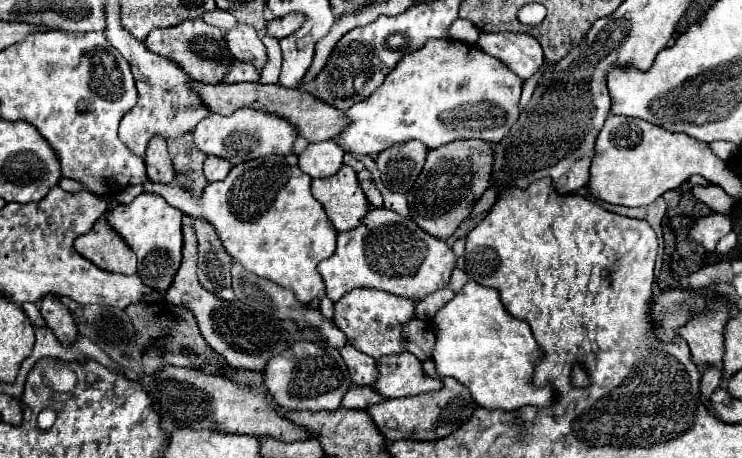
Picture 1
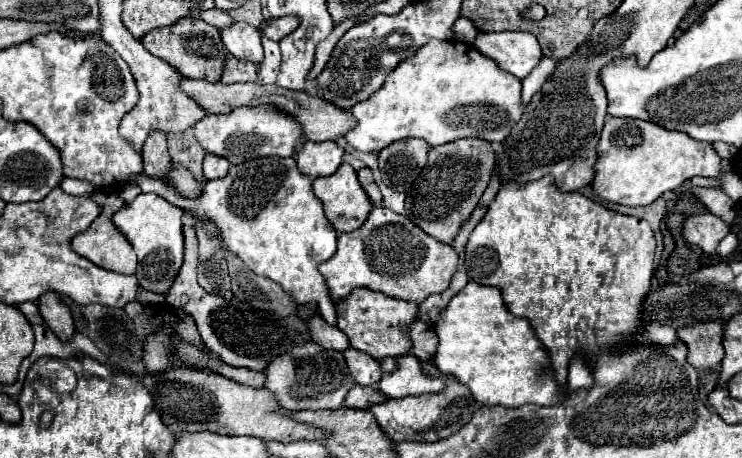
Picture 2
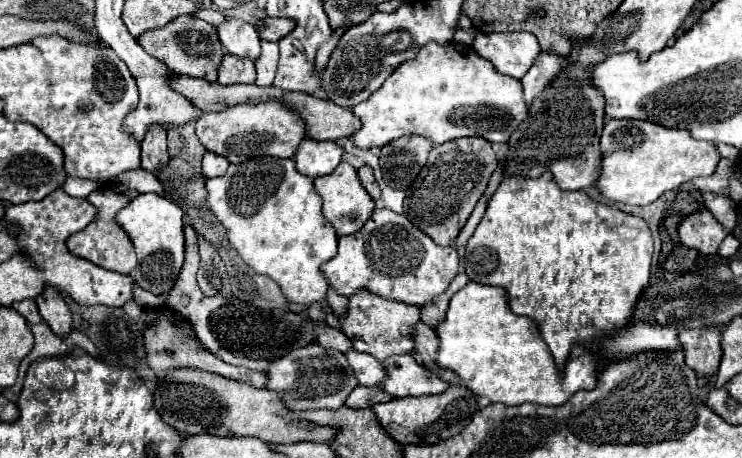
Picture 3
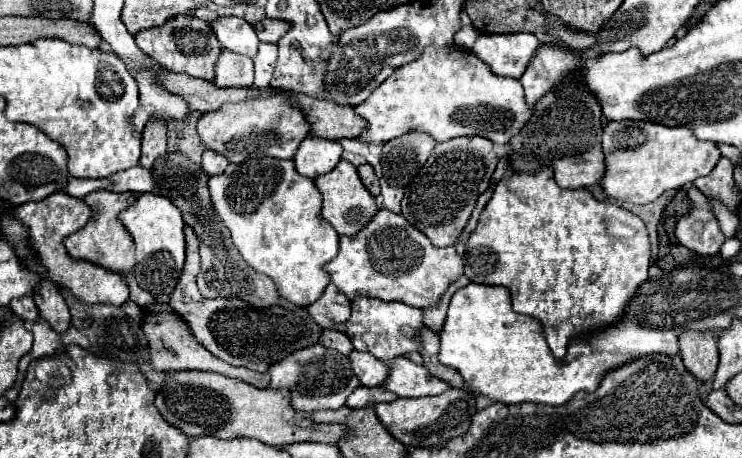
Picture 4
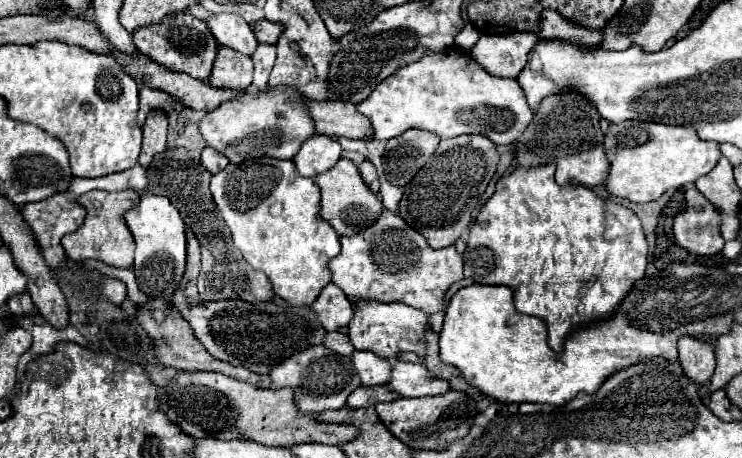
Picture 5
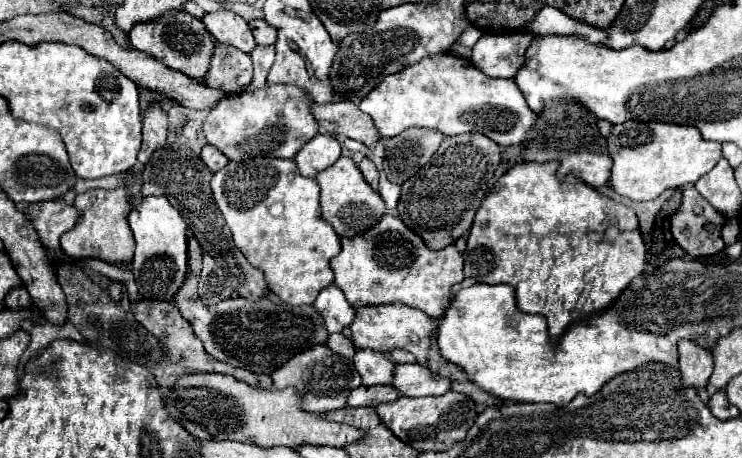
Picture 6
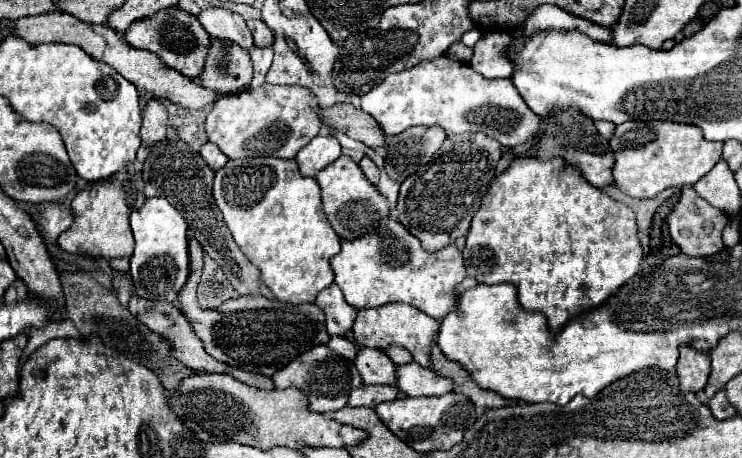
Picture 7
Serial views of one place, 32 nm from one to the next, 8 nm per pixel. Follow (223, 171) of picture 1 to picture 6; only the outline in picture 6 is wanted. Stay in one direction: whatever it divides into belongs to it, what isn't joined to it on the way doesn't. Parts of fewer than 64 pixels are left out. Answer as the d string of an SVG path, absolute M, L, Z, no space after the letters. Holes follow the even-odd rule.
M206 144L206 146L202 148L200 158L204 160L204 164L206 164L212 172L218 172L220 168L224 168L224 166L228 164L228 158L226 158L216 146L212 146L212 144Z

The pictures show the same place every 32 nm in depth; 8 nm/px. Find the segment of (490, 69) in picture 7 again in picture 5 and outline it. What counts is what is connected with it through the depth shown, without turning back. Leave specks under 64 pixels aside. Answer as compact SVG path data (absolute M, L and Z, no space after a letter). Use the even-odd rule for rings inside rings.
M510 32L510 34L482 34L470 50L490 76L516 78L528 60L528 52L536 44L534 32Z

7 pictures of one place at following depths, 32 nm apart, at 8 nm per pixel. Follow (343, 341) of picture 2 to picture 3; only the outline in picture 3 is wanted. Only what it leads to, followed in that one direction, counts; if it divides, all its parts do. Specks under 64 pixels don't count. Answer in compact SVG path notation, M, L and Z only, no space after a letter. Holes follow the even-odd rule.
M316 324L316 334L318 334L318 344L324 348L336 348L344 354L352 348L352 342L348 340L348 336L344 336L344 332L340 332L336 328Z

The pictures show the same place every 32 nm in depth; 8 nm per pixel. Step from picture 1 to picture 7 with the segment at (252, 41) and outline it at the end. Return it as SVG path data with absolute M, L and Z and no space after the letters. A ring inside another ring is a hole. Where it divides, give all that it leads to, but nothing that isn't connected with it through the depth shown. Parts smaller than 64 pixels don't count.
M204 8L196 18L212 38L232 40L246 50L252 46L252 34L240 14L228 8Z

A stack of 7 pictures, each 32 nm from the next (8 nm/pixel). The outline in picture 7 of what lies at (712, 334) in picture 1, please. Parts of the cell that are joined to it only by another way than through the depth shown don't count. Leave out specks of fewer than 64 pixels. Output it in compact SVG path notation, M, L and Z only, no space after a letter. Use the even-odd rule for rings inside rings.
M680 348L680 358L676 364L676 376L682 392L700 392L706 386L710 372L708 356L692 352L692 348Z

